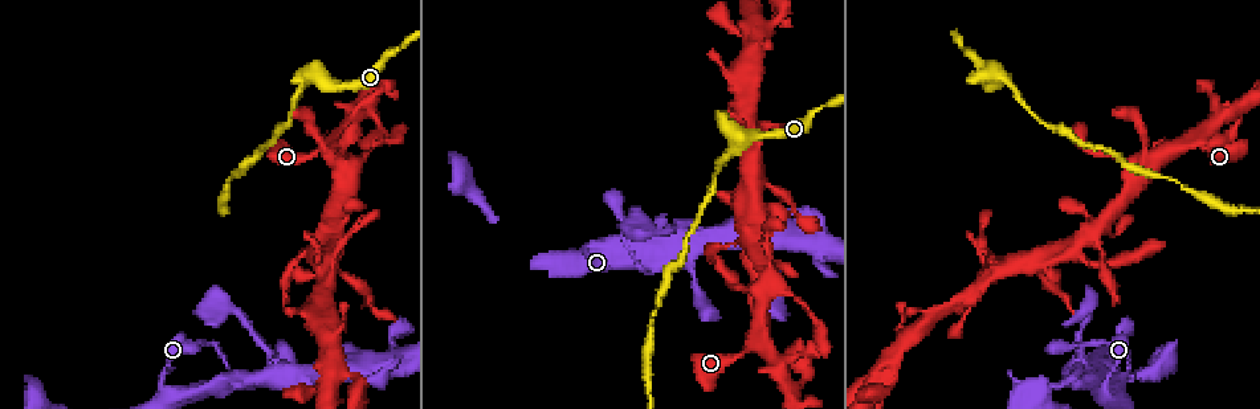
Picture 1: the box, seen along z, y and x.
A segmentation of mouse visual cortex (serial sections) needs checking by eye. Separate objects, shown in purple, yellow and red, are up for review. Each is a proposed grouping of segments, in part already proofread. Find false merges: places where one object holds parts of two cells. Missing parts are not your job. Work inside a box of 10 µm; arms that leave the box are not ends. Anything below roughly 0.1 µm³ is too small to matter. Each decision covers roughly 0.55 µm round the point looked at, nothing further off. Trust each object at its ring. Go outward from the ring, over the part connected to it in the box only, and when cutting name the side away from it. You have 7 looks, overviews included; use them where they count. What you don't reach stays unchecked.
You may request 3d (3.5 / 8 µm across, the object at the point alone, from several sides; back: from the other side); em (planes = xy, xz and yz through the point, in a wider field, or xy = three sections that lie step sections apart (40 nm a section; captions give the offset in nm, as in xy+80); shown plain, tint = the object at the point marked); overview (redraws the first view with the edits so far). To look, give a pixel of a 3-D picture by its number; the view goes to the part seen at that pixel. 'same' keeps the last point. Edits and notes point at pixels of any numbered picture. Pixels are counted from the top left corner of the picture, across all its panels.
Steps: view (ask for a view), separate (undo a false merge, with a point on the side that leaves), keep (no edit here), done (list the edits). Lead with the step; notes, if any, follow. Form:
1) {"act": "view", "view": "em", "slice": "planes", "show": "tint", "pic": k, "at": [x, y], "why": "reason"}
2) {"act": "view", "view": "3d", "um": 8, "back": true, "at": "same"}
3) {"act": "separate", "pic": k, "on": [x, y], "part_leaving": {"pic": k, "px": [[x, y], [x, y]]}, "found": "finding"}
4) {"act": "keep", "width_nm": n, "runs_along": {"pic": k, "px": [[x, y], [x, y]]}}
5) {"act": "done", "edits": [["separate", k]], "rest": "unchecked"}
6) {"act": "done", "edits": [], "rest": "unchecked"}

{"act": "view", "view": "3d", "um": 3.5, "pic": 1, "at": [749, 345], "why": "abrupt turn"}

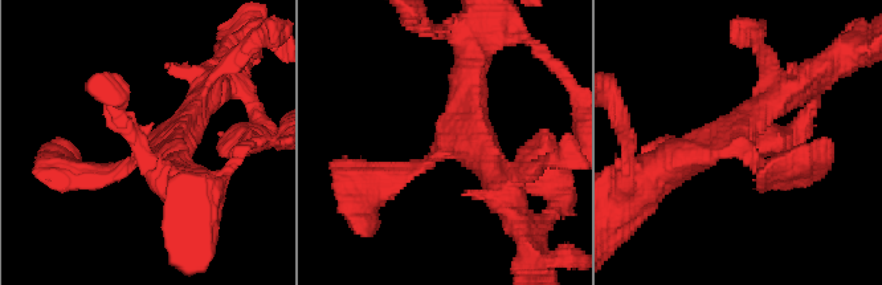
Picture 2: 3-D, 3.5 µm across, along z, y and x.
{"act": "view", "view": "em", "slice": "xy", "step": 5, "show": "tint", "pic": 2, "at": [451, 142], "why": "shape alone is not enough"}

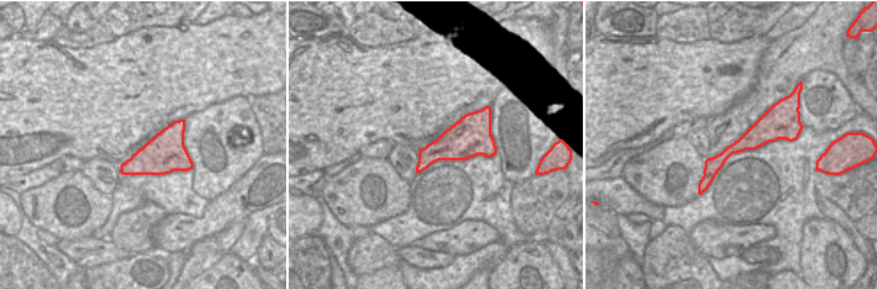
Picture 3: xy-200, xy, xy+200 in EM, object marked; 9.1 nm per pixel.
{"act": "keep", "arm_widths_nm": [250, 350, 350], "runs_along": {"pic": 3, "px": [[782, 129], [731, 149], [701, 188]]}, "found": "continuous, no second cell"}

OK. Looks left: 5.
{"act": "view", "view": "3d", "um": 8, "pic": 1, "at": [727, 157], "why": "sudden change in width"}

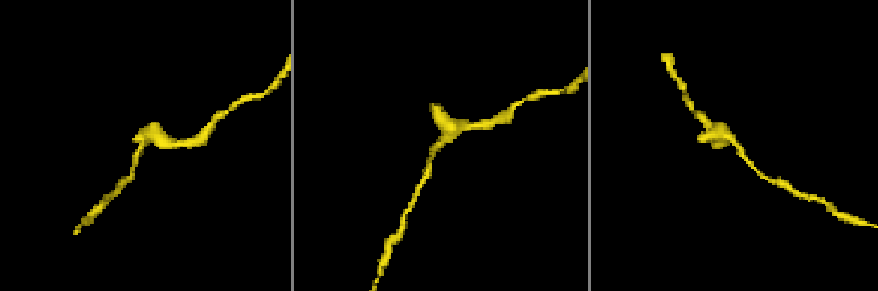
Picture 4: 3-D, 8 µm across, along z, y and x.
{"act": "view", "view": "em", "slice": "xy", "step": 5, "show": "tint", "at": "same", "arm_widths_nm": [150, 350], "why": "shape alone is not enough"}

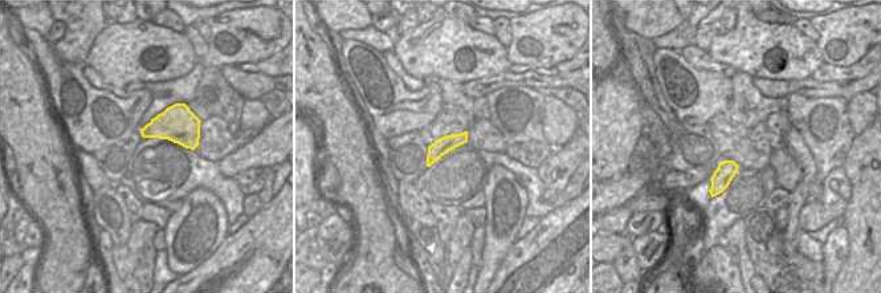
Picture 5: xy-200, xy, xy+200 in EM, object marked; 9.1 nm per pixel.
{"act": "keep", "runs_along": {"pic": 5, "px": [[464, 135], [445, 143], [429, 161]]}, "found": "continuous, no second cell"}

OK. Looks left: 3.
{"act": "view", "view": "3d", "um": 8, "pic": 1, "at": [665, 231]}

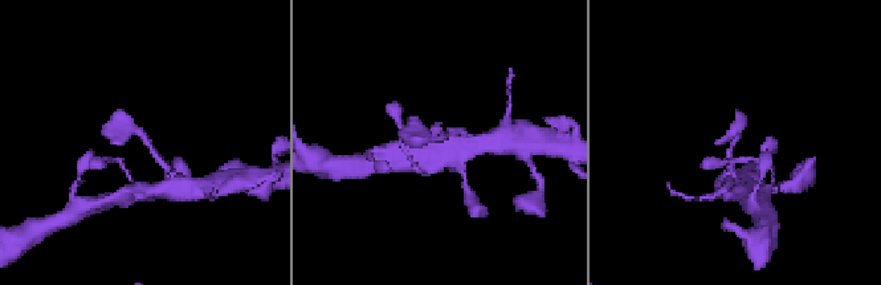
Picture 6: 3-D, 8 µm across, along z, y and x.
{"act": "view", "view": "em", "slice": "xy", "step": 1, "show": "tint", "at": "same", "why": "need the tissue"}

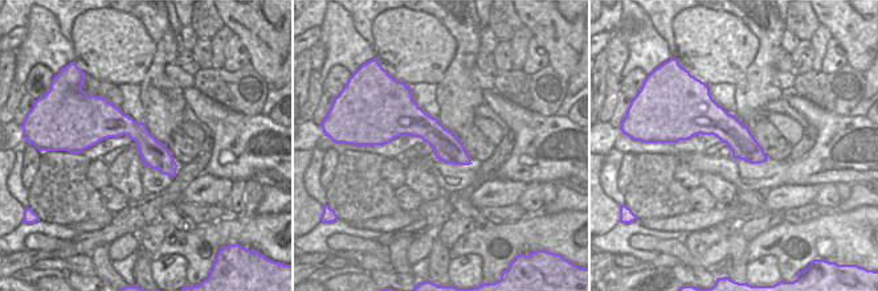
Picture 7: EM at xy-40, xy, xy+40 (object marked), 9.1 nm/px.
{"act": "keep", "runs_along": {"pic": 6, "px": [[164, 166], [133, 127], [115, 138]]}, "found": "continuous, no second cell"}

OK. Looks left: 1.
{"act": "done", "edits": [], "rest": "unchecked"}

